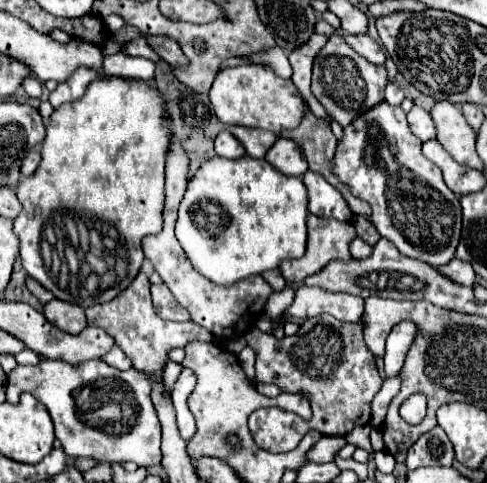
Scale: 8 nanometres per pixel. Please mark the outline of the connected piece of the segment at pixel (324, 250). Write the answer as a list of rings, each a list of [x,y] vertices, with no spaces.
[[[309,214],[307,216],[307,228],[309,228],[309,242],[307,242],[305,256],[299,260],[285,260],[279,266],[287,284],[303,282],[307,276],[315,274],[317,270],[323,270],[331,260],[345,260],[347,262],[351,258],[349,244],[355,238],[355,226],[351,222],[337,222],[335,218],[319,218],[319,216]]]

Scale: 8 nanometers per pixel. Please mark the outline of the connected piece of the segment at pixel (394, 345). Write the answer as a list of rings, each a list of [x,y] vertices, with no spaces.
[[[403,320],[393,326],[391,334],[387,336],[387,348],[385,348],[385,374],[387,378],[395,376],[405,360],[405,354],[409,352],[409,346],[413,344],[413,338],[417,336],[417,324]]]

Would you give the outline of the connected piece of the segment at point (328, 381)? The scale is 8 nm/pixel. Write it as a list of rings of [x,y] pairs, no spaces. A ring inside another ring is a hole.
[[[331,314],[309,318],[301,324],[295,336],[277,340],[257,328],[245,334],[247,344],[257,352],[255,382],[277,384],[283,392],[307,390],[313,402],[313,418],[309,426],[321,434],[345,436],[355,426],[365,426],[371,420],[371,402],[383,380],[377,372],[375,354],[369,352],[363,340],[363,320],[341,322]],[[351,428],[351,430],[329,430]]]

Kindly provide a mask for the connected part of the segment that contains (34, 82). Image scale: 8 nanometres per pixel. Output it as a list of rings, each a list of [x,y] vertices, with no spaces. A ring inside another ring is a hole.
[[[36,77],[27,78],[23,82],[23,89],[33,98],[39,98],[42,95],[42,84]]]

